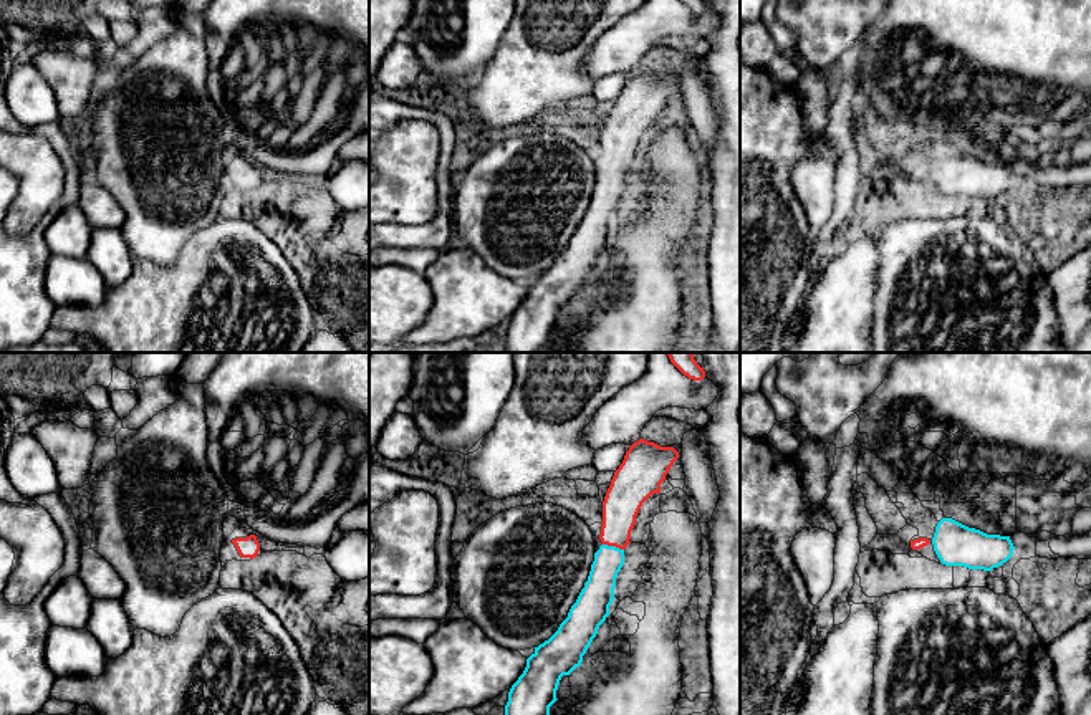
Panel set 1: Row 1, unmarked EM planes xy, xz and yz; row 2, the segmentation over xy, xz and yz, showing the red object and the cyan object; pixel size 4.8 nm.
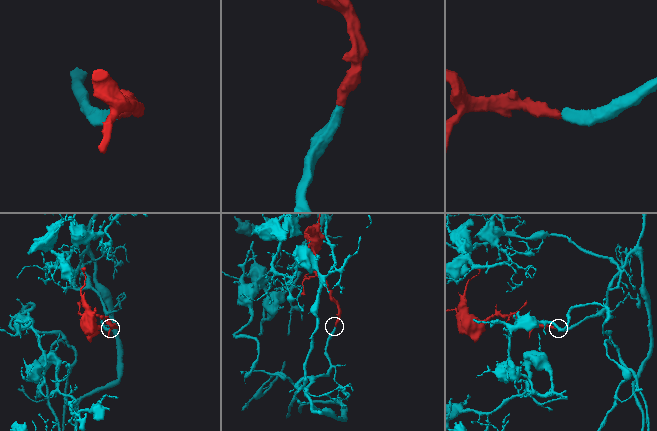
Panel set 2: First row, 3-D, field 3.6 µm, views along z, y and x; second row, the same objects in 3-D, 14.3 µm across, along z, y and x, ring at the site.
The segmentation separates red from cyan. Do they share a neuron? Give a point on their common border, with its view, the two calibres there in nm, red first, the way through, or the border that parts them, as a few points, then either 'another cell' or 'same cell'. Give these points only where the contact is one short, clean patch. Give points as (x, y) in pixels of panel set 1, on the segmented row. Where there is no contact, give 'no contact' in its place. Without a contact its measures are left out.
contact xz (613, 545); calibres 190 and 160 nm; way xz (624, 497), (613, 545), (598, 593); same cell

